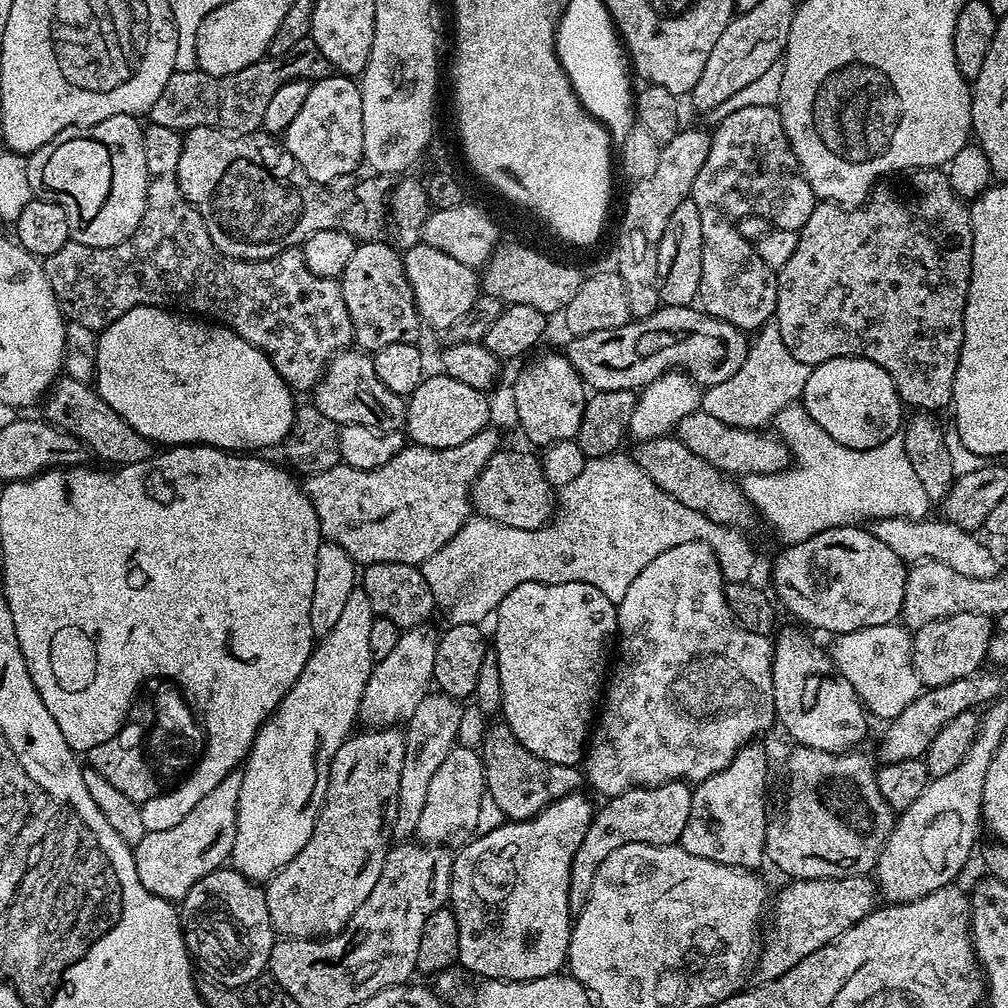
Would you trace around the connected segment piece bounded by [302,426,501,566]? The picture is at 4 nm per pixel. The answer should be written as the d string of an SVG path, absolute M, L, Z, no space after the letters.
M495 427L483 428L474 438L453 448L405 447L390 462L374 470L358 470L339 462L324 473L309 475L303 481L302 491L314 506L314 514L320 523L320 535L327 543L337 544L352 555L357 565L402 562L423 564L426 558L438 554L454 534L470 518L470 493L486 462L501 447Z

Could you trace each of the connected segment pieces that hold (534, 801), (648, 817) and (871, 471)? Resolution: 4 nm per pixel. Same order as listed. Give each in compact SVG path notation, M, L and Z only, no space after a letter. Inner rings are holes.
M494 726L487 729L487 737L482 745L484 782L487 795L498 802L498 810L509 821L528 820L537 816L541 810L551 806L555 800L581 791L582 772L571 764L551 764L526 750L510 734L500 736Z
M672 780L669 784L659 784L656 788L631 788L617 796L605 799L604 805L595 809L592 825L582 838L582 846L572 859L570 886L568 887L568 907L579 910L590 894L594 874L598 866L618 846L627 844L676 844L682 830L686 830L686 818L690 818L692 788L683 780Z
M800 402L787 404L778 413L774 432L788 448L792 465L783 468L781 472L749 472L743 477L742 487L744 497L758 513L759 519L761 516L784 539L785 545L797 544L831 528L856 526L861 522L886 518L923 520L929 515L930 501L918 474L914 474L914 466L910 466L910 458L906 458L903 435L891 436L873 448L847 448L834 442L834 438L830 438L830 434L826 434L826 430L822 430L814 418L810 418Z

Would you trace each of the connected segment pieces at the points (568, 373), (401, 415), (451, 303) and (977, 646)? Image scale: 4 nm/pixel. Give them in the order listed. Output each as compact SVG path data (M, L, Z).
M564 354L538 357L517 378L516 385L512 388L512 400L516 403L520 428L539 446L575 440L582 426L585 399L586 385Z
M363 350L337 352L328 361L324 375L314 389L314 405L337 426L357 424L374 426L387 432L398 432L406 424L405 397L386 390L385 384L374 374L372 356Z
M423 242L415 244L413 248L403 249L402 255L416 309L427 327L429 324L432 328L443 330L454 326L458 318L476 307L482 292L482 280L477 269L466 266L458 262L458 258L450 258L450 254L442 254L442 250L434 250L434 246Z
M954 614L915 629L912 638L912 665L925 689L938 688L981 671L988 660L993 621L982 614Z

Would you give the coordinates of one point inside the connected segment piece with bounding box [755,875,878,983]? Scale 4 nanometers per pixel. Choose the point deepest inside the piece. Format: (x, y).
(808, 914)

